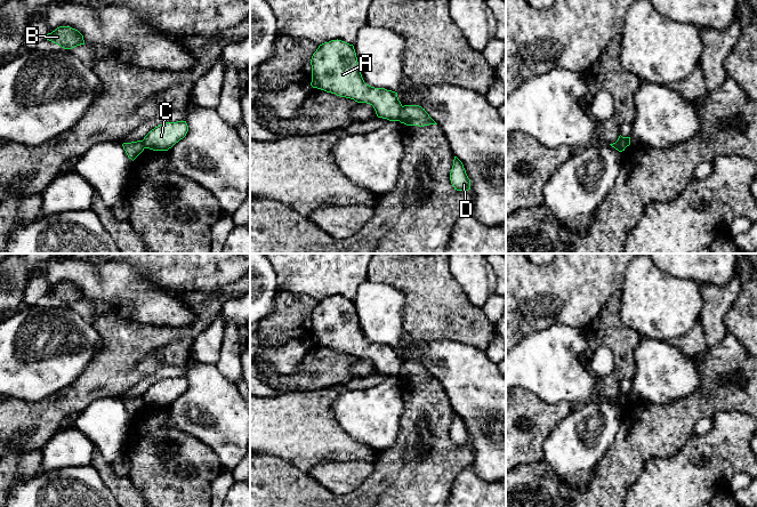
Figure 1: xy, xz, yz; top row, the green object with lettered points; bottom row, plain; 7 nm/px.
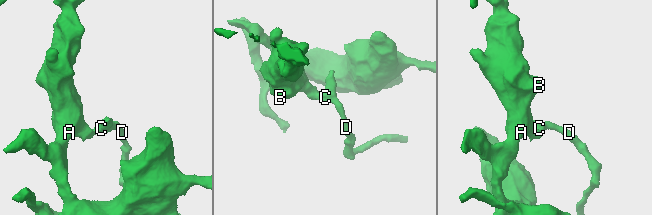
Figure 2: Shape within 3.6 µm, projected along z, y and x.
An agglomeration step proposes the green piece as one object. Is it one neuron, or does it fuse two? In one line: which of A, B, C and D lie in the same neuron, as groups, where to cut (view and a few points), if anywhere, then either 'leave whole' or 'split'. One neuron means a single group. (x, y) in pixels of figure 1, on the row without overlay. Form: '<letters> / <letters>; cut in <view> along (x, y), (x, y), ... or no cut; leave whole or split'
A B / C D; cut in xz along (402, 362), (397, 376); split

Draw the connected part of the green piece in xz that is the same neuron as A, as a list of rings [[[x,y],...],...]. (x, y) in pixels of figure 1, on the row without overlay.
[[[331,296],[319,301],[311,315],[313,344],[373,362],[378,373],[398,377],[402,360],[397,348],[367,340],[353,300]]]

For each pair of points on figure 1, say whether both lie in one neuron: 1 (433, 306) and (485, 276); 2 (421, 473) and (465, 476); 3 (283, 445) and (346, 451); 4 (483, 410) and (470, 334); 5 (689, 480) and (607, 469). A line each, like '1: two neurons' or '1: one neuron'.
1: two neurons
2: two neurons
3: one neuron
4: two neurons
5: two neurons

